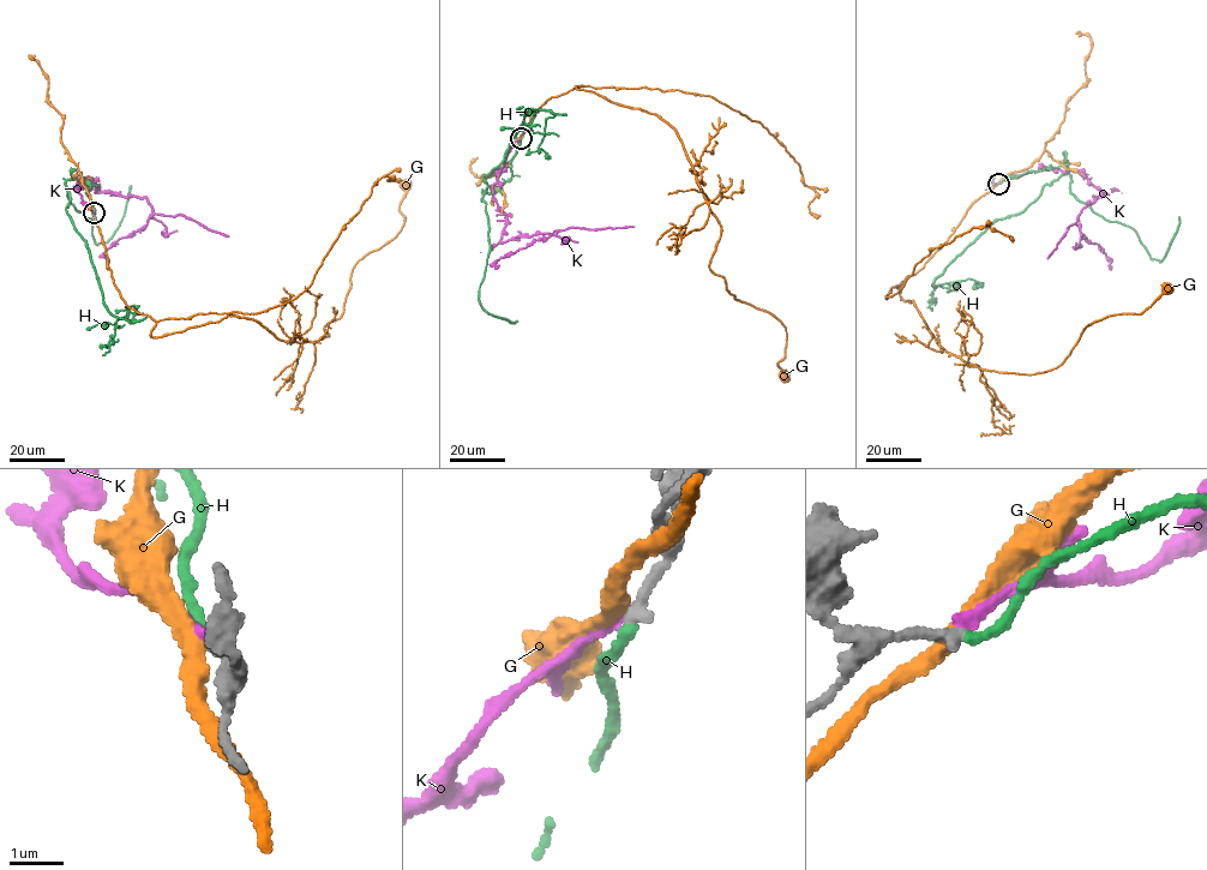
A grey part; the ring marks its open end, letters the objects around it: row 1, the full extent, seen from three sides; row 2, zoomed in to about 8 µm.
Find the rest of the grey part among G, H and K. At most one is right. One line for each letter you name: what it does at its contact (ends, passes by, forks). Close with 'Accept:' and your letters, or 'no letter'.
H: it ends
Accept: H

